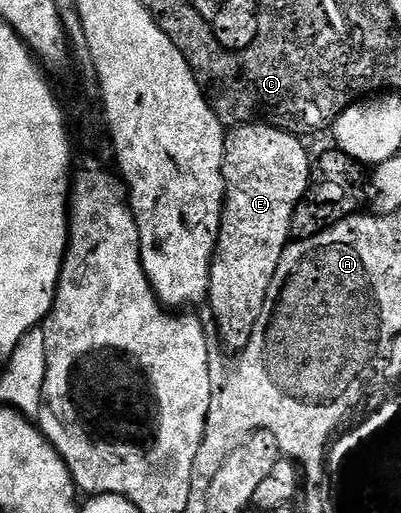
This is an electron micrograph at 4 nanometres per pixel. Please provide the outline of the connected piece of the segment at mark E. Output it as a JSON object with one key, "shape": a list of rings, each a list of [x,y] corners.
{"shape":[[[238,123],[226,135],[226,150],[222,160],[226,204],[222,207],[218,246],[214,249],[214,261],[210,265],[208,306],[214,312],[214,321],[218,324],[218,333],[223,343],[233,351],[246,349],[252,341],[252,331],[264,311],[276,267],[286,246],[292,241],[292,215],[306,193],[306,188],[310,186],[312,157],[306,154],[302,140],[301,136],[289,133],[286,129],[277,129],[275,125],[265,123]]]}

